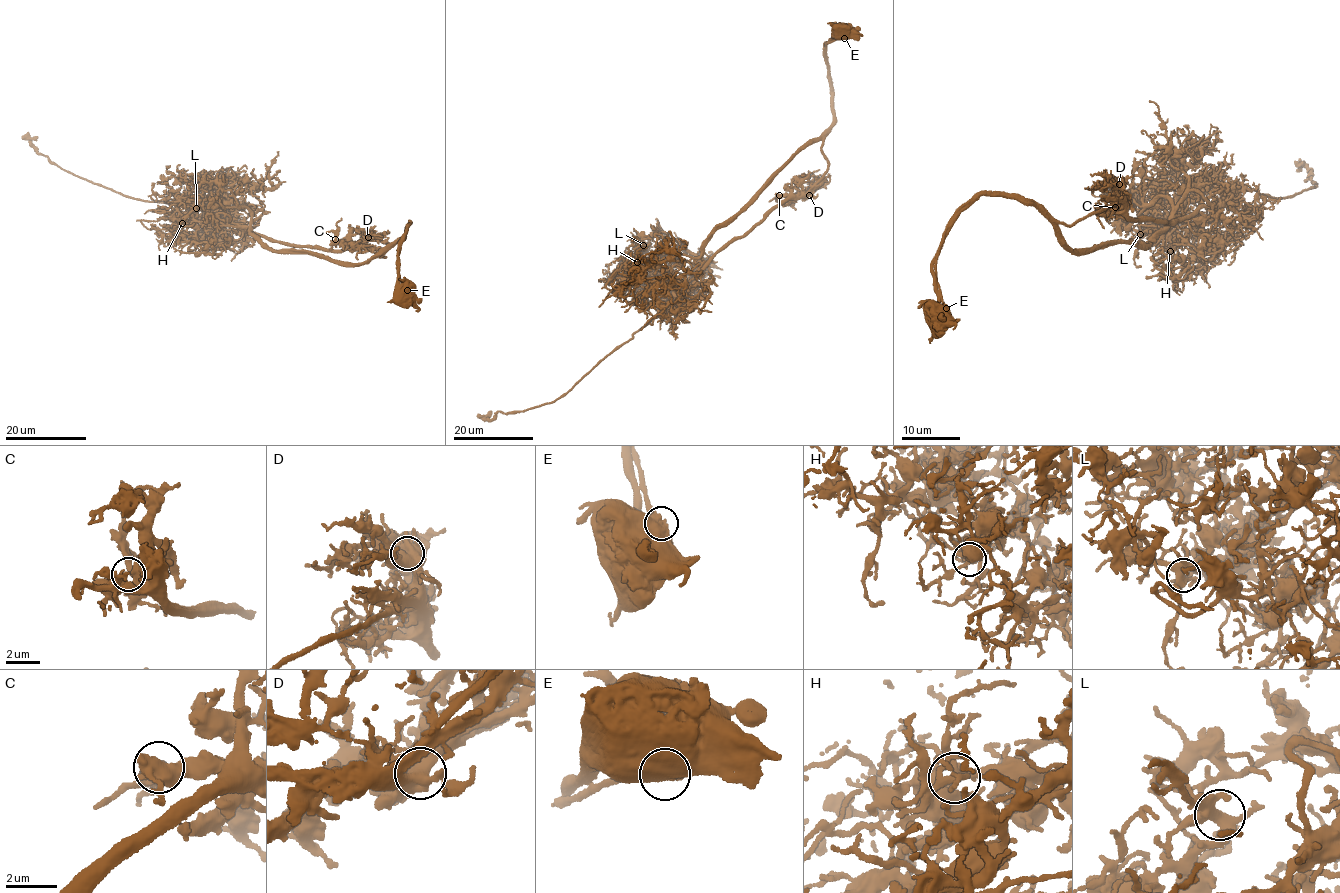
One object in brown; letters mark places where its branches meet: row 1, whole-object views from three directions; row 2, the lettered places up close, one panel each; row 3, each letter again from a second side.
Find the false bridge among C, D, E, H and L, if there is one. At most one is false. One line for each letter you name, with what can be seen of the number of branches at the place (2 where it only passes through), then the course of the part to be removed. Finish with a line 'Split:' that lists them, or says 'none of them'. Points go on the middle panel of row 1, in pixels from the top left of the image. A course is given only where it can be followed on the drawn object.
E: Branches: 1. Course of the part to remove: (844, 38), (825, 49), (825, 174), (733, 237), (565, 393), (485, 418), (492, 411)
Split: E

